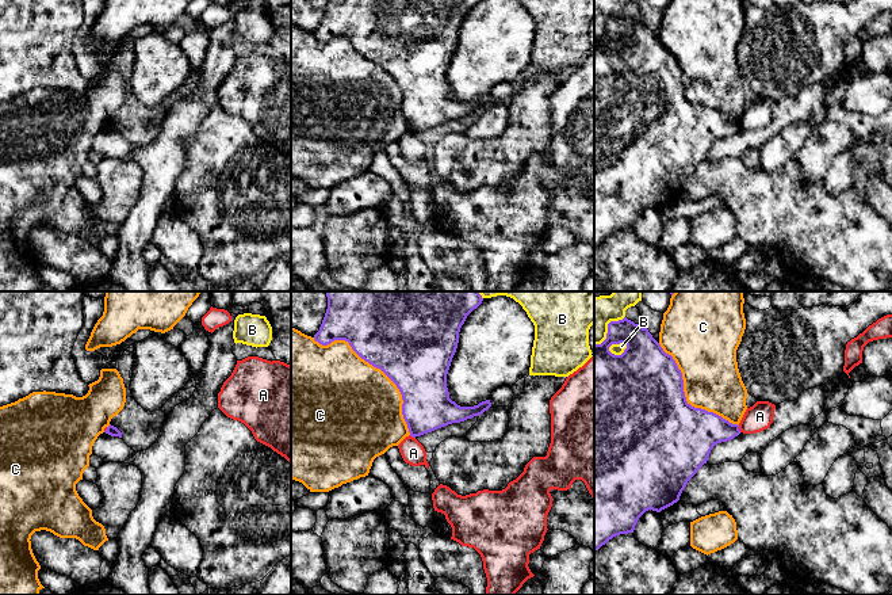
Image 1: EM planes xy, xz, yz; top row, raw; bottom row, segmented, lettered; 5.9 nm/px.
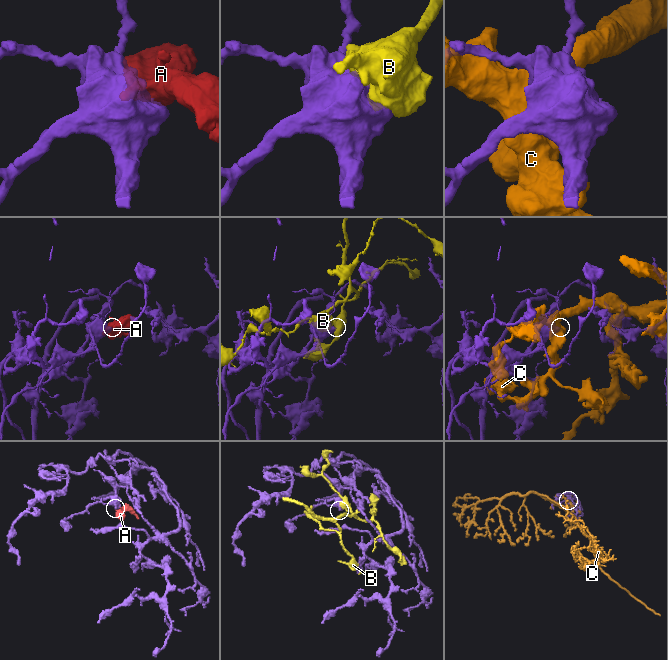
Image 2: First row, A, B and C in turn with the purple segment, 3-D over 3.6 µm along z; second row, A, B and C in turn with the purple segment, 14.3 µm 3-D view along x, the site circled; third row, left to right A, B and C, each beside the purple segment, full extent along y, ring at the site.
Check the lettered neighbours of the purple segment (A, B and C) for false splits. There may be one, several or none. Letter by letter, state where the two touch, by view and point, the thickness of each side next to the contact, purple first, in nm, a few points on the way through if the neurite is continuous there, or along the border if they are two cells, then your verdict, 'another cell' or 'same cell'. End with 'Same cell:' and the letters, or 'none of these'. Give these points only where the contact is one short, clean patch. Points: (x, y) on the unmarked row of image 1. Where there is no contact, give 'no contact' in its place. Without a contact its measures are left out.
A: contact yz (738, 125); calibres 280 and 160 nm; border yz (738, 122), (741, 128); another cell
B: contact yz (616, 39); calibres 380 and 60 nm; another cell
C: contact xz (378, 64); calibres 480 and 480 nm; another cell
Same cell: none of these

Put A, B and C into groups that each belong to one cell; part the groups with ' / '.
A / B / C

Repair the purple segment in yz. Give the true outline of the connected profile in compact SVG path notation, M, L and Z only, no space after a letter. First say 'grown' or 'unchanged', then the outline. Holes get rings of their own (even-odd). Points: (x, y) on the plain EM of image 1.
unchanged; M624 14L608 20L606 35L594 41L594 247L598 247L609 236L620 230L633 229L639 214L648 206L661 209L679 197L688 178L707 160L712 144L717 140L734 136L740 130L739 122L732 121L721 112L701 104L692 103L685 94L682 69L671 52L666 50L661 41L652 34L647 24ZM625 39L621 52L609 47L612 41Z

